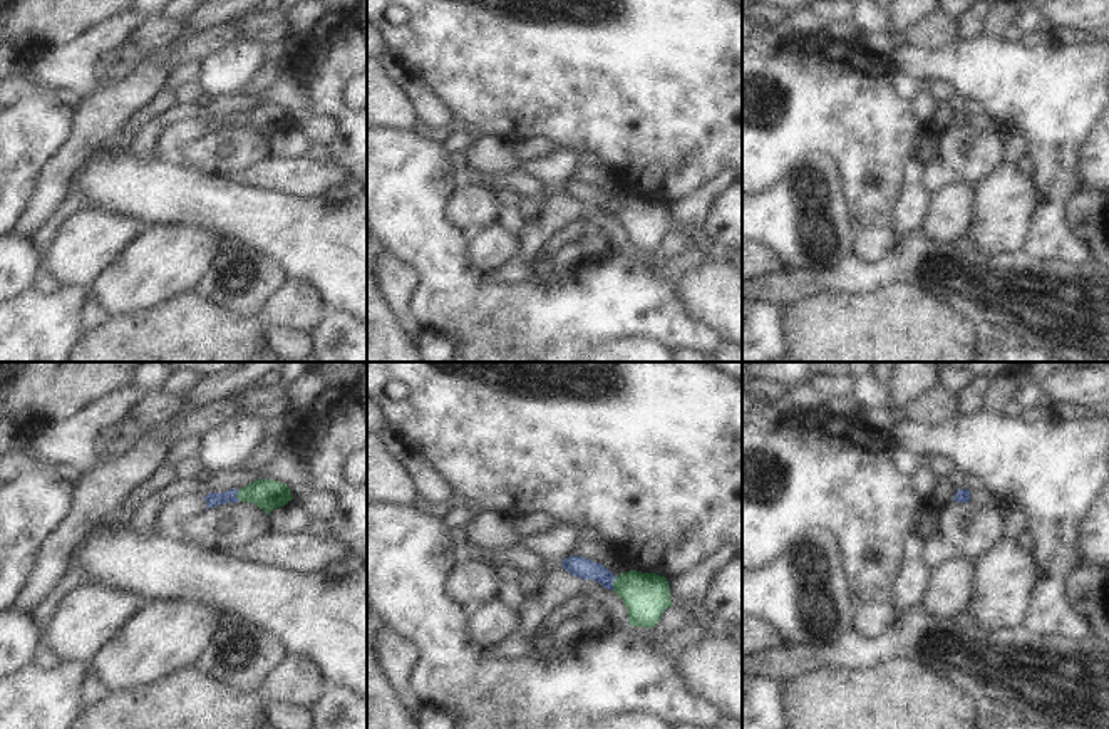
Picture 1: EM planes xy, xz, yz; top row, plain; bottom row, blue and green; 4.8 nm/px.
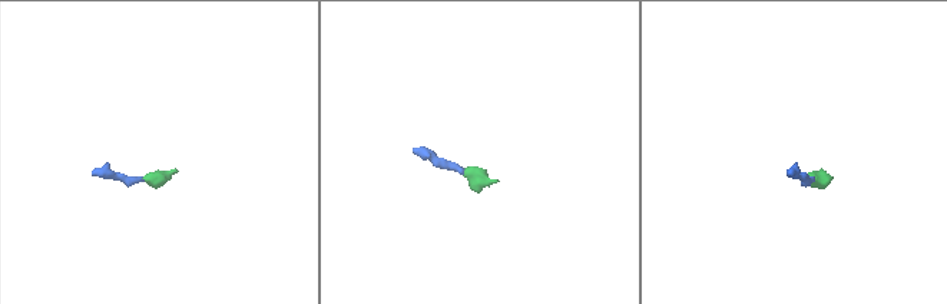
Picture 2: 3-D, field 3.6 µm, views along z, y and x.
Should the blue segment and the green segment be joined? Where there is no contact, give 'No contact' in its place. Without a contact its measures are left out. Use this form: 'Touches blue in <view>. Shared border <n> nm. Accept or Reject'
Touches blue in xz. Shared border 70 nm. Accept.

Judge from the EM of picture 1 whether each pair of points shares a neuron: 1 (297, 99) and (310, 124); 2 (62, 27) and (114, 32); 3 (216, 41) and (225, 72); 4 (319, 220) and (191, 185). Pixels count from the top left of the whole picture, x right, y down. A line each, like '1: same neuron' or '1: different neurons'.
1: same neuron
2: different neurons
3: different neurons
4: same neuron

